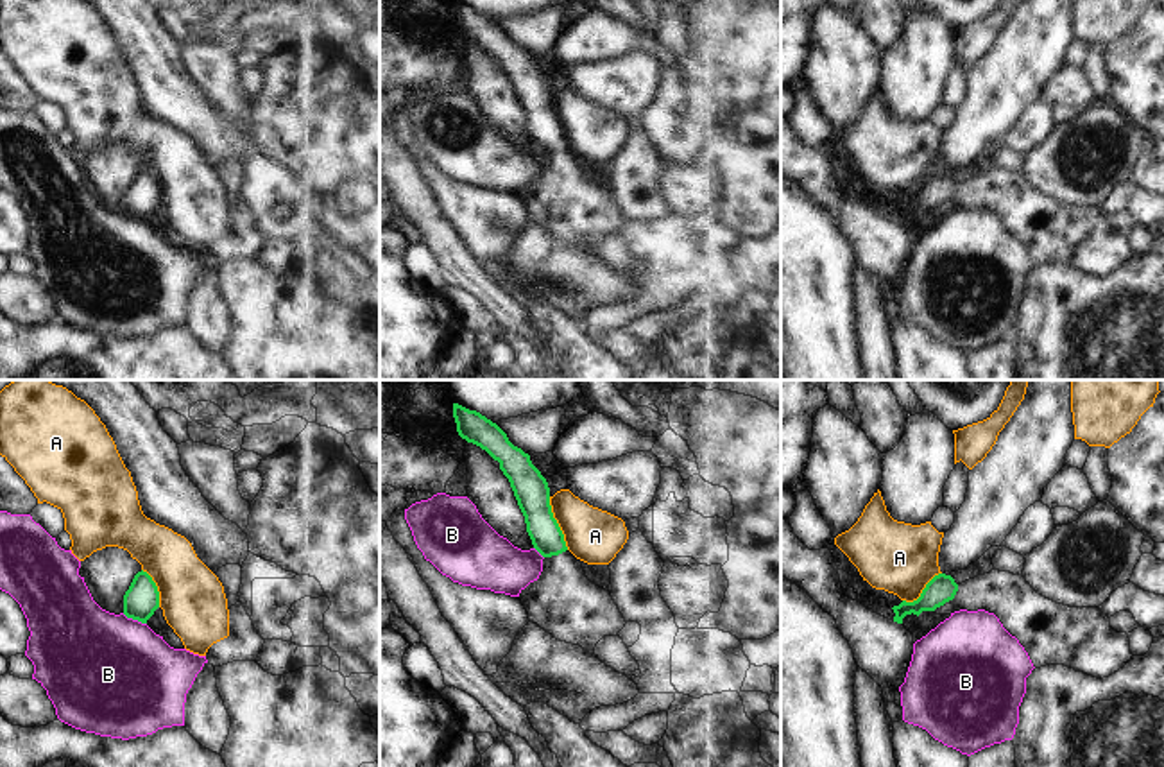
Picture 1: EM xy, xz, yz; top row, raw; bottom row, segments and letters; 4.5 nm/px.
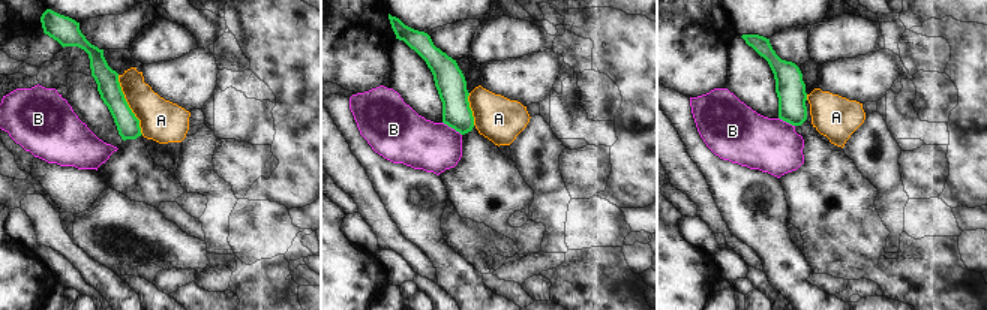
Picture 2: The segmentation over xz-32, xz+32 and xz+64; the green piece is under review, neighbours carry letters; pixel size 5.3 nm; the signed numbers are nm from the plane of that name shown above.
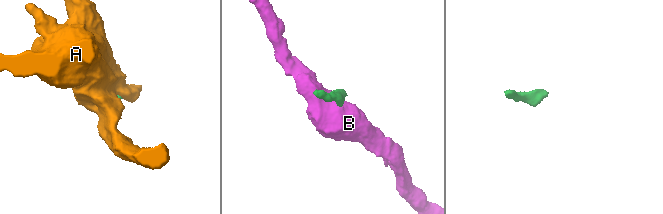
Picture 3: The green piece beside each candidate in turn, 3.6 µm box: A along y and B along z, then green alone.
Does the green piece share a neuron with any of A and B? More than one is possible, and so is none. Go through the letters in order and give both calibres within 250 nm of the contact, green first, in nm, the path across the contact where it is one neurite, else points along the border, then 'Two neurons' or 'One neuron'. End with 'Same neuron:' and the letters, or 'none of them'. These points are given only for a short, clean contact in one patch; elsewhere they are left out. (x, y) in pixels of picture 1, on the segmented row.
A: Thickness 160 nm (green) against 240 nm. Boundary: xz (548, 497), (552, 517), (568, 549). Two neurons
B: Thickness 160 nm (green) against 500 nm. Boundary: xy (122, 613), (145, 624). Two neurons
Same neuron: none of them.

